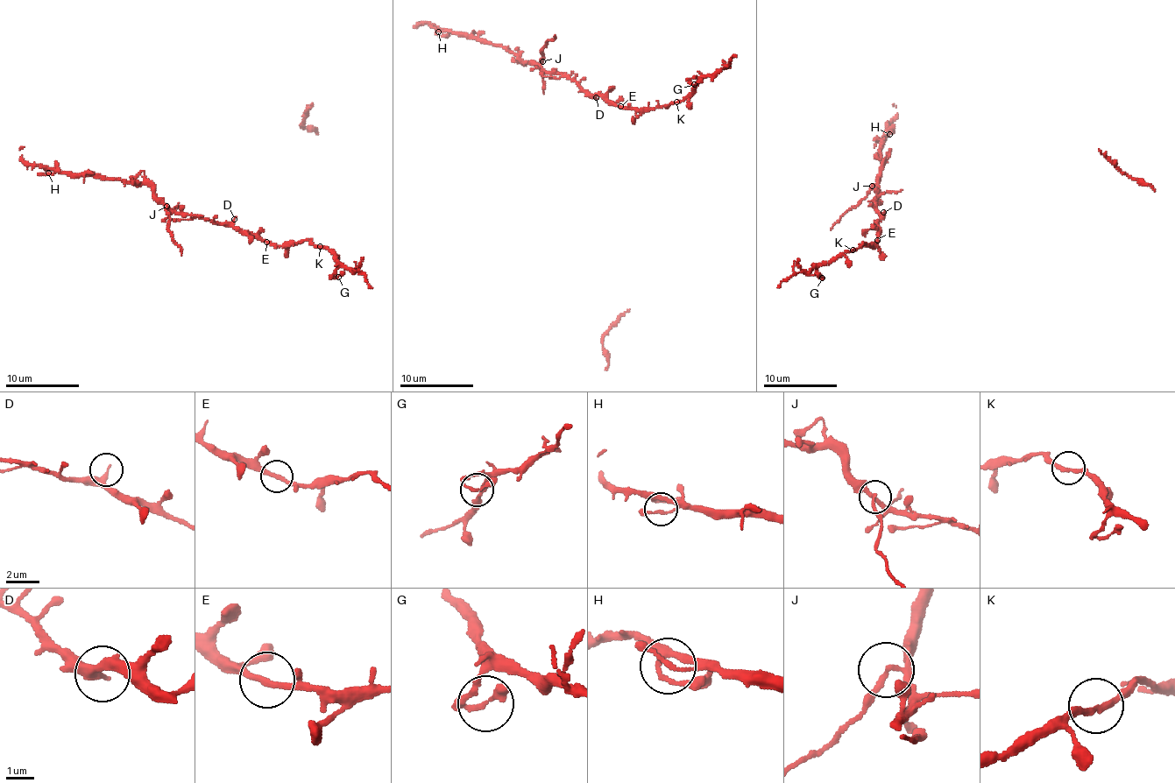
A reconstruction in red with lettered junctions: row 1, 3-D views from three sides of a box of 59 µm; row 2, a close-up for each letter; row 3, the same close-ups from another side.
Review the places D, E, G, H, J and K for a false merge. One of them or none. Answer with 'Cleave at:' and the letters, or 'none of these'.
Cleave at: J

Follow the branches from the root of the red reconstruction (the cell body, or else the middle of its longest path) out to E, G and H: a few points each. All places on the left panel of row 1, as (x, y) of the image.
E: (237, 216), (235, 227), (258, 234), (266, 242)
G: (237, 216), (235, 227), (272, 243), (290, 246), (312, 241), (328, 247), (337, 264), (333, 275), (338, 277)
H: (237, 216), (230, 222), (215, 223), (197, 215), (175, 214), (146, 185), (105, 176), (48, 172)

